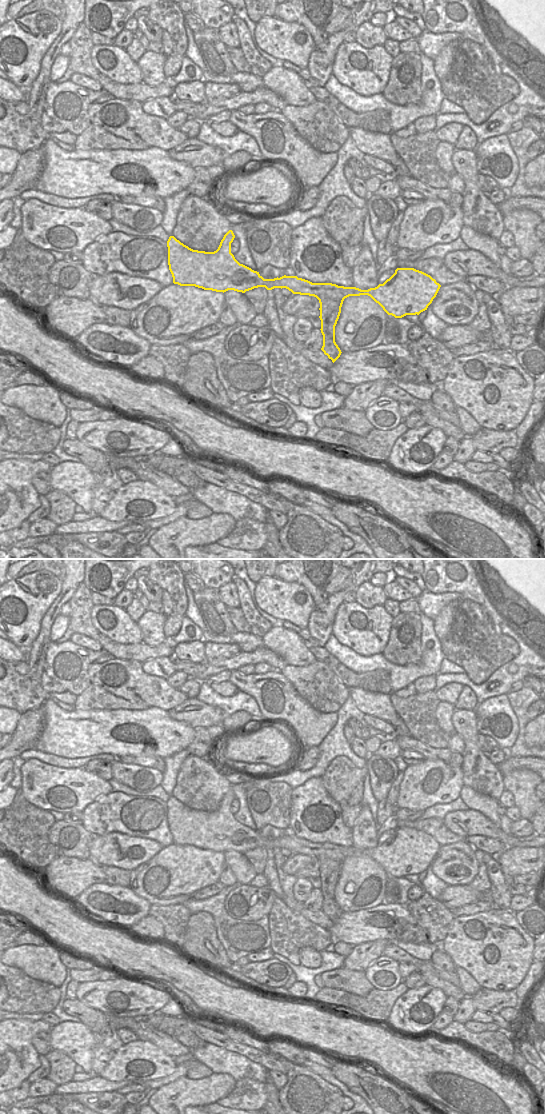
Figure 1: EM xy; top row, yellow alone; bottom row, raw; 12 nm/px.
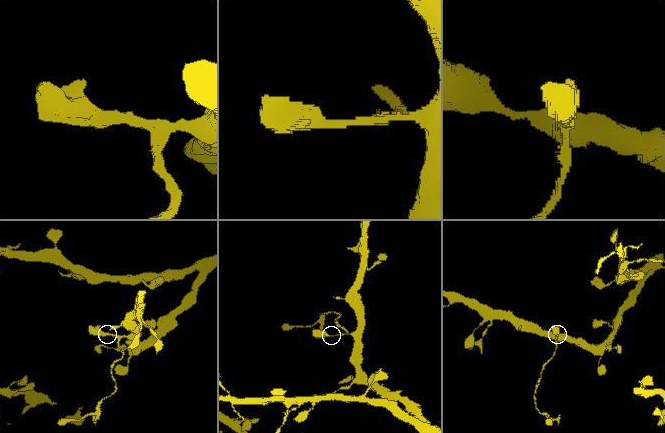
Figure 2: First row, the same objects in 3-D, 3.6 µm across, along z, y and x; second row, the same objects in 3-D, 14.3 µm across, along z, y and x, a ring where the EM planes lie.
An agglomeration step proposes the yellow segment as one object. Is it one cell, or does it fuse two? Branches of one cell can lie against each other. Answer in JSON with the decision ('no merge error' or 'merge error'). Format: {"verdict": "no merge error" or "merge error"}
{"verdict": "merge error"}

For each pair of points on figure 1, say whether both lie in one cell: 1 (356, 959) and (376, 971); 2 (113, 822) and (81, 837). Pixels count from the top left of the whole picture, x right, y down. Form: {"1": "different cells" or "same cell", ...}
{"1": "different cells", "2": "different cells"}

